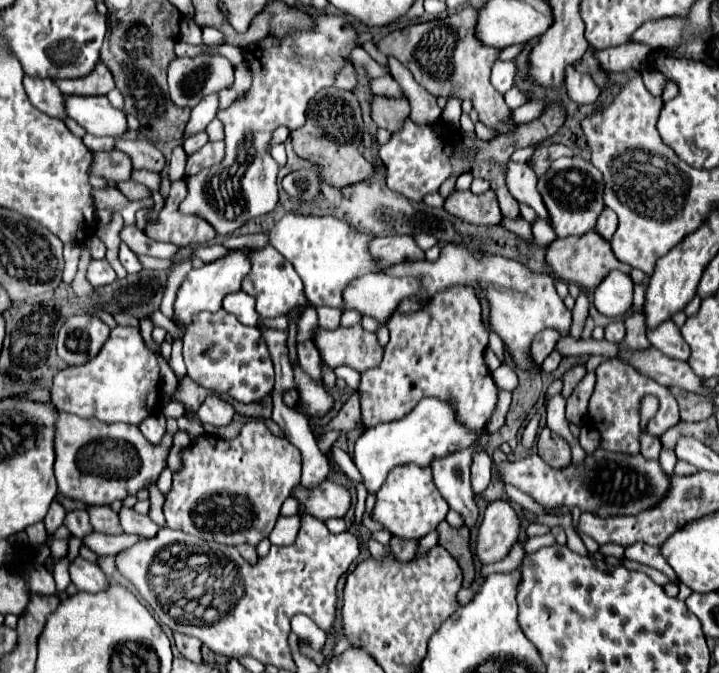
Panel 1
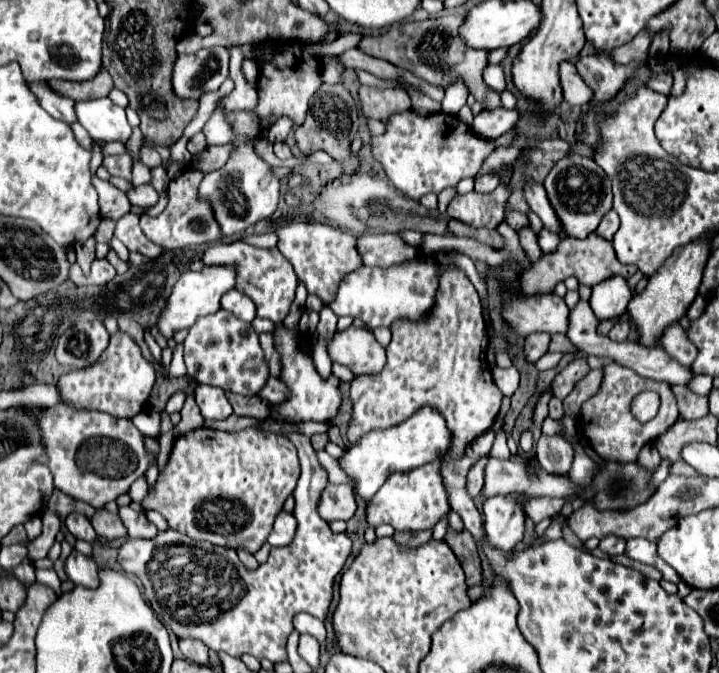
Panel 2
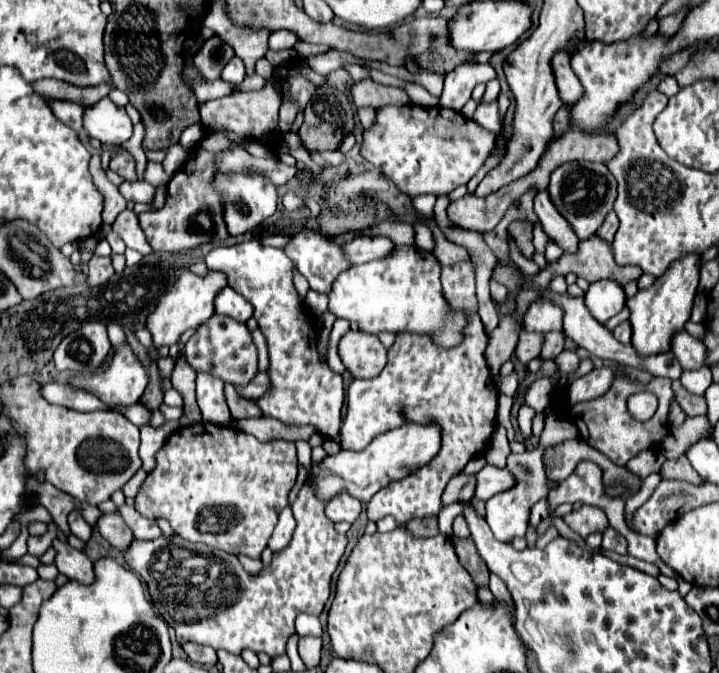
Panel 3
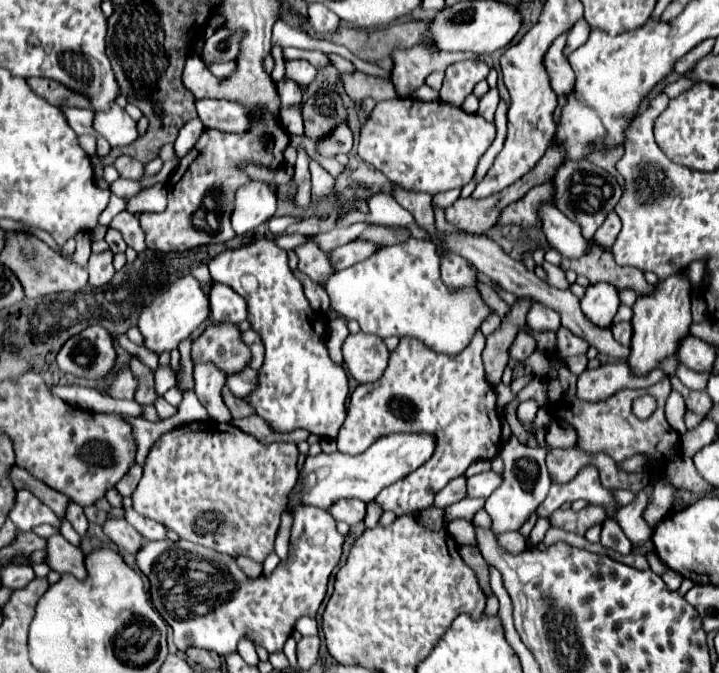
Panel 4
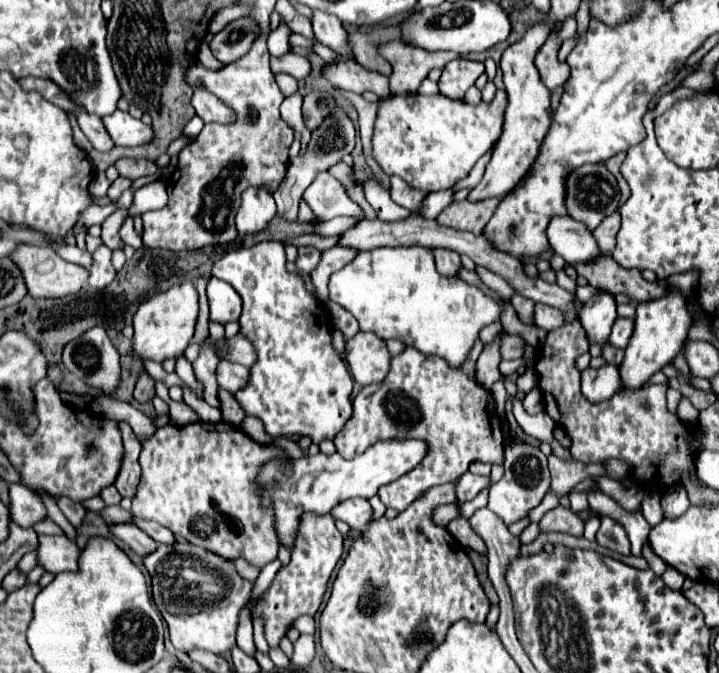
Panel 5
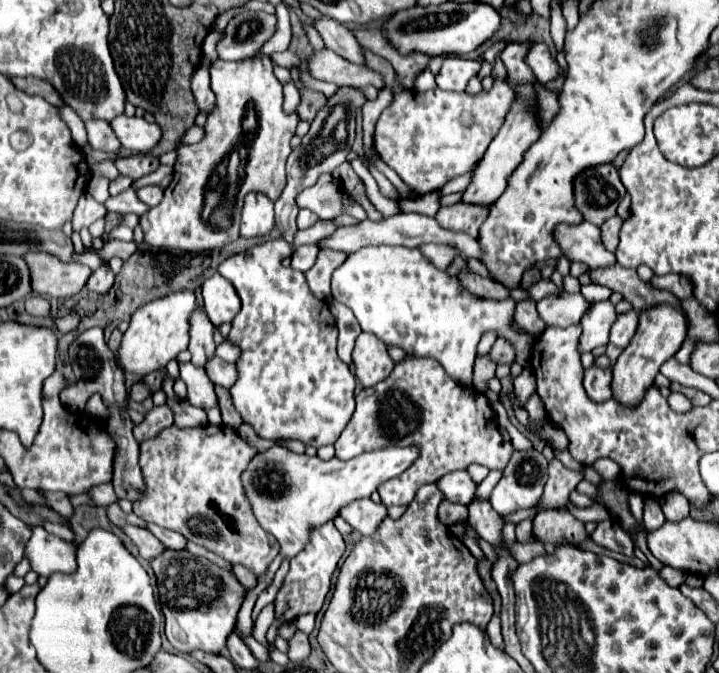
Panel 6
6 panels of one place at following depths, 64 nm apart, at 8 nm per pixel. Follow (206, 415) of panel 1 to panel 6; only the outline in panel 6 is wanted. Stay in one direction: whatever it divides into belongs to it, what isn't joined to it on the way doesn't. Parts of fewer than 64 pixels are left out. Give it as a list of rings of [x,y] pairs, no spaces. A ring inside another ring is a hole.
[[[196,306],[192,316],[190,316],[190,344],[188,344],[188,352],[192,354],[192,364],[196,366],[204,366],[206,356],[212,356],[214,352],[214,324],[208,320],[206,312]]]

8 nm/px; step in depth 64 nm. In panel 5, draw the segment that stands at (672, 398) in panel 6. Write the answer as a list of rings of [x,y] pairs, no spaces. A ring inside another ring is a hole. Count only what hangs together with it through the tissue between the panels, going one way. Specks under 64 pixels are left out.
[[[680,398],[680,402],[678,402],[678,416],[682,418],[682,420],[690,420],[688,424],[692,424],[692,422],[696,422],[696,408],[688,402],[688,398]]]

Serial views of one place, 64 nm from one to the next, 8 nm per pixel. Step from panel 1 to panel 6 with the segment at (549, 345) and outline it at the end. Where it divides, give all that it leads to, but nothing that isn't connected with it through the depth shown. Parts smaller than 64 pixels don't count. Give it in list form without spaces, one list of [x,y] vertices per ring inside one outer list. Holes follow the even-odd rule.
[[[498,338],[488,356],[496,364],[512,364],[514,362],[514,348],[508,344],[508,340]]]

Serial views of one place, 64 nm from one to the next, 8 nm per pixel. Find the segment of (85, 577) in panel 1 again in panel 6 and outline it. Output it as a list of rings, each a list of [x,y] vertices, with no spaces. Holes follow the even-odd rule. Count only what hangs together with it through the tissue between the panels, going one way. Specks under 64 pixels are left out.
[[[42,526],[32,528],[32,536],[24,548],[24,556],[30,560],[32,570],[40,576],[76,570],[74,544],[68,544],[54,534],[48,534]]]

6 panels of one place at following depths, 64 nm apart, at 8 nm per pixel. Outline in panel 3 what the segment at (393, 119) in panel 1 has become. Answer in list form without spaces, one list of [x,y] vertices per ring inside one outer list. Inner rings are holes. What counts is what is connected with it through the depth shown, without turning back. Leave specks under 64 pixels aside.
[[[370,78],[354,82],[350,86],[350,94],[352,94],[352,102],[356,106],[372,106],[374,110],[384,104],[408,104],[410,102],[408,94],[402,88],[384,86]]]

